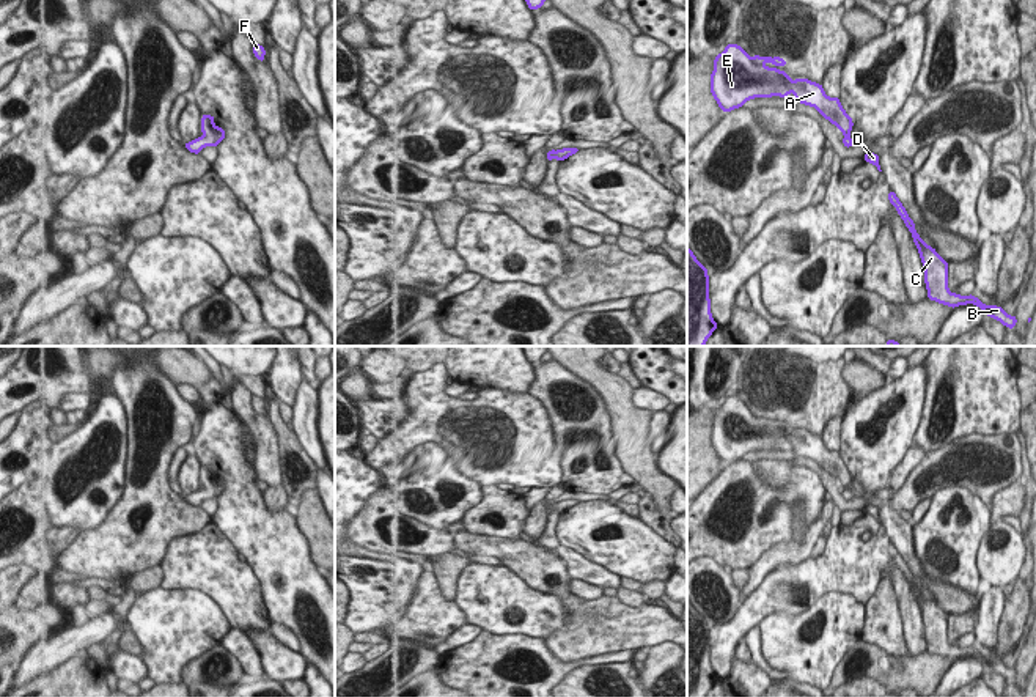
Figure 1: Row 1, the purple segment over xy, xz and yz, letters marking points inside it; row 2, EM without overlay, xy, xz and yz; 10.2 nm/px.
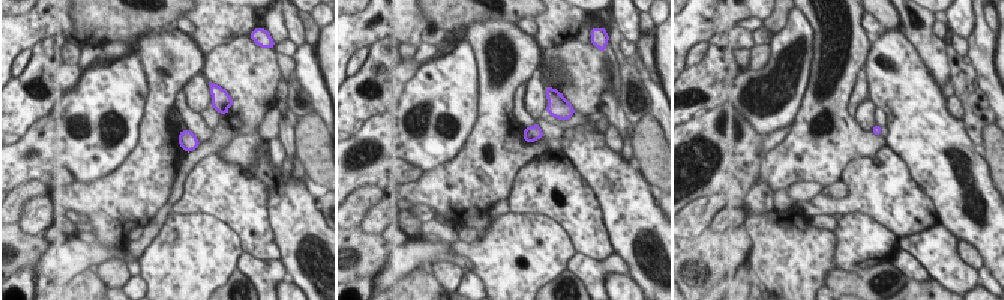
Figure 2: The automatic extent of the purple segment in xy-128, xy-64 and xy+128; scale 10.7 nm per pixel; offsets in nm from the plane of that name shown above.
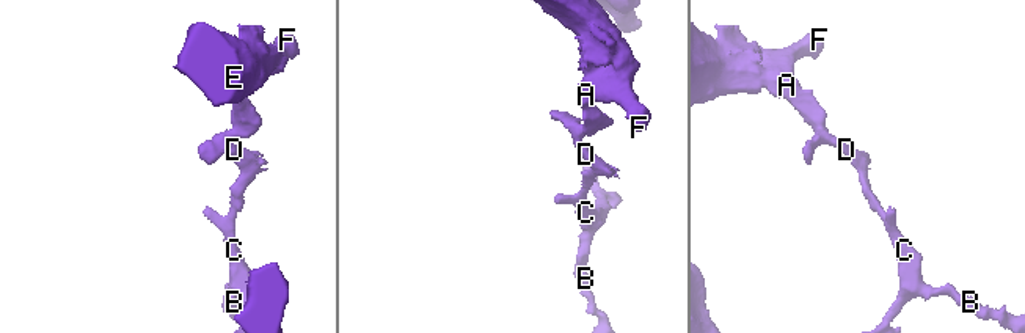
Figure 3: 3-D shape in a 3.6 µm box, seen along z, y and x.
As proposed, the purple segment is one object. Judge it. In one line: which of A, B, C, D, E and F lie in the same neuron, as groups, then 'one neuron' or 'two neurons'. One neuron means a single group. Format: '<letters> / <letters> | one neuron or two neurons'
A B C D E F | one neuron

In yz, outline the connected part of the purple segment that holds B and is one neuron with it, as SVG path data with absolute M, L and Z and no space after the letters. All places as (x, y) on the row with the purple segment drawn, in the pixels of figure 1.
M890 190L888 194L890 203L898 209L898 214L902 217L904 223L912 233L912 238L915 241L915 245L918 247L921 261L923 261L923 269L924 269L924 283L928 288L928 299L945 304L948 307L956 308L957 305L965 305L965 304L975 304L978 305L983 313L989 315L990 318L1000 321L1005 324L1005 327L1016 327L1017 318L1008 315L1001 307L995 305L984 305L978 297L973 294L970 296L959 296L957 293L953 294L948 289L948 261L945 261L935 249L929 247L915 231L915 223L913 220L907 216L907 211L898 200L896 194Z

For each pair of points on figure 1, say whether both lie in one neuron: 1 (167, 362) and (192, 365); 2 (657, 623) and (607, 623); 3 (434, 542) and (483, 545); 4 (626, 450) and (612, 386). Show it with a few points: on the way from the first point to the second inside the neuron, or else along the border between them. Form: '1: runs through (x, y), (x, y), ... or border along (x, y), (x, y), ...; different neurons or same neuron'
1: runs through (173, 362), (186, 365); same neuron
2: runs through (645, 623), (620, 623); same neuron
3: border along (453, 535), (456, 548); different neurons
4: runs through (626, 435), (626, 416), (620, 401); same neuron

